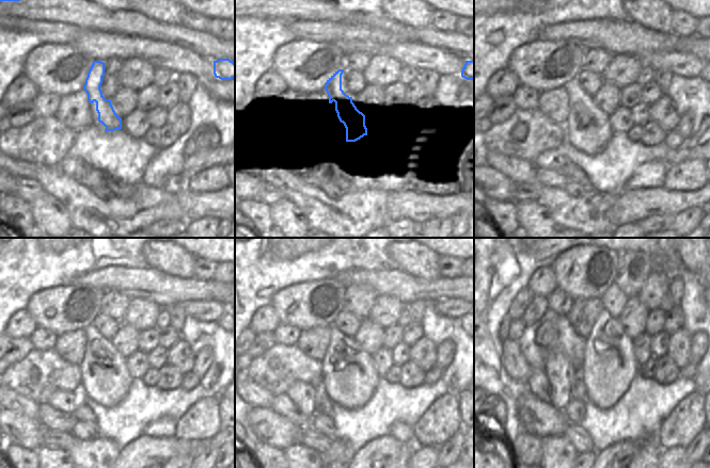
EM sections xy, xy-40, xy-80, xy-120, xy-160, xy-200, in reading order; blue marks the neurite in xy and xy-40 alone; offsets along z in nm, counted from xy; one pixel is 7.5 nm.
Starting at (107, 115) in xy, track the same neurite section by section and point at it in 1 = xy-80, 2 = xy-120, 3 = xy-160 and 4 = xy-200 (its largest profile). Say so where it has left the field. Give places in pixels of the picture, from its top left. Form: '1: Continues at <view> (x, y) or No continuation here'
1: Continues at xy-80 (596, 123)
2: Continues at xy-120 (115, 362)
3: Continues at xy-160 (348, 350)
4: Continues at xy-200 (594, 371).

